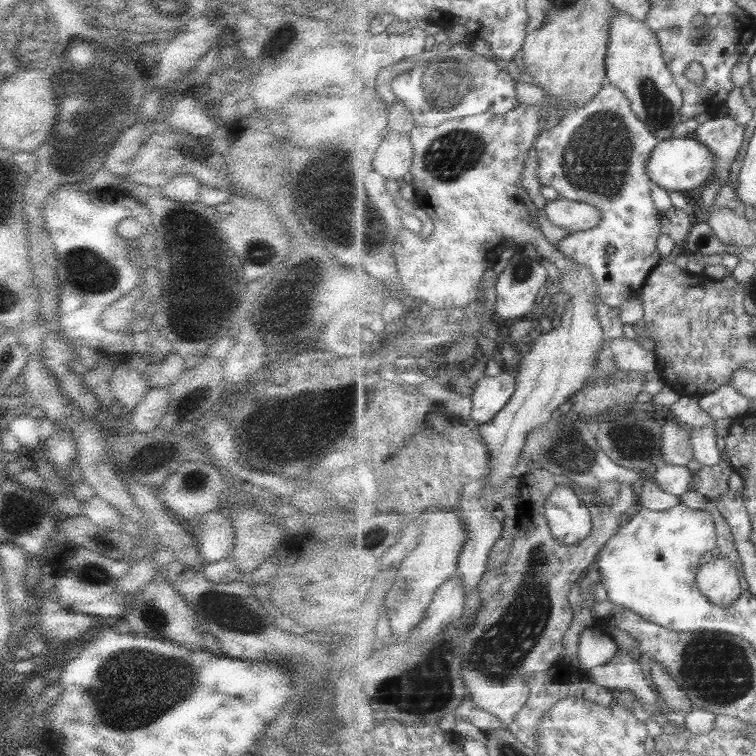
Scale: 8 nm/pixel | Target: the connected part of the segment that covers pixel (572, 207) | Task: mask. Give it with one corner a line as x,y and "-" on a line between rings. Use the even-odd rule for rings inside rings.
561,197
550,201
544,209
550,223
569,231
570,234
591,231
601,222
598,208

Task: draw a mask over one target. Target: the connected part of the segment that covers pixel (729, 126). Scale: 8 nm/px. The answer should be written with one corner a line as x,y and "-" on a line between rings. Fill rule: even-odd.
723,112
700,124
697,136
700,142
711,148
721,165
732,165
738,160
740,149
746,142
746,126

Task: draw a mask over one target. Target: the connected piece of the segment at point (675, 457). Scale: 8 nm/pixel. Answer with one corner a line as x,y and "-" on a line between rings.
666,421
664,425
664,459
667,464
688,466
695,458
692,432
689,426

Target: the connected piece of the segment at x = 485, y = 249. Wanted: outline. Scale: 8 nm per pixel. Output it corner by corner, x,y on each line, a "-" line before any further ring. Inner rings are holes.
518,105
518,108
511,110
510,112
504,115
498,115
494,113
484,113
476,116
466,117
462,119
450,120
450,122
444,122
442,126
416,126
414,130
410,133
412,136
412,142
415,146
415,162
412,168
412,175
414,176
414,184
416,186
417,192
420,195
418,200
422,209
425,209
429,216
433,218
435,222
436,234
431,234
428,239
423,239
420,233
413,233
410,230
402,229
400,236
398,236
398,244
396,244
396,258
398,258
398,270
400,270
400,276
404,278
404,291
409,294
409,297
412,297
416,300
422,300
430,307
434,309
443,310
444,308
450,309
462,309
468,306
471,306
473,303
478,301
478,296
480,296
480,288
484,287
482,279
485,277
484,272
492,268
492,263
488,254
492,250
496,250
498,246
502,244
513,244
523,245
533,244
536,246
540,256
544,259
547,259
550,262
553,262
561,271
561,274
568,274
572,270
578,270
580,265
576,261
573,261
572,258
568,258
560,248
558,244
552,244
548,242
548,238
544,236
541,228
535,222
532,222
532,216
530,215
530,210
526,206
521,198
520,192
522,192
522,180
524,172
526,171
526,164
528,163
528,158
530,152
536,146
538,142
538,137
544,131
545,119
542,116
544,112
542,105

